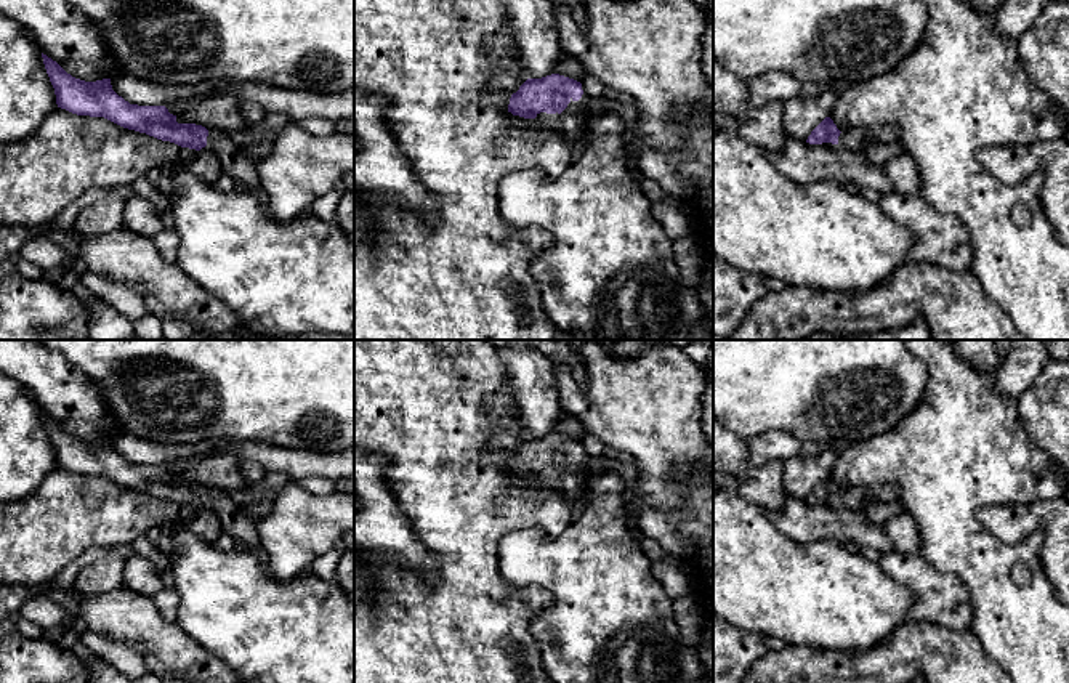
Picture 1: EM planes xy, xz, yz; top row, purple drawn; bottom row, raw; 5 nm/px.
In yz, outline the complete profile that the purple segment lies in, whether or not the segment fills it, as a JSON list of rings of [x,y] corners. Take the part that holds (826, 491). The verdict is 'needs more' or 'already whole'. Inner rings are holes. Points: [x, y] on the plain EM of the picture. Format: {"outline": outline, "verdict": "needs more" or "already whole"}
{"outline": [[[825,476],[808,495],[806,502],[822,503],[832,502],[838,507],[865,513],[867,500],[872,495],[872,489],[867,487],[848,487],[840,491],[830,476]]], "verdict": "needs more"}

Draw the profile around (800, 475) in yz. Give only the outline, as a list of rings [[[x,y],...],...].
[[[795,455],[784,462],[782,484],[787,495],[806,500],[811,491],[824,479],[814,457]]]

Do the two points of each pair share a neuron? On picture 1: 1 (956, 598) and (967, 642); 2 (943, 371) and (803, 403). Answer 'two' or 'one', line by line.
1: two
2: two

